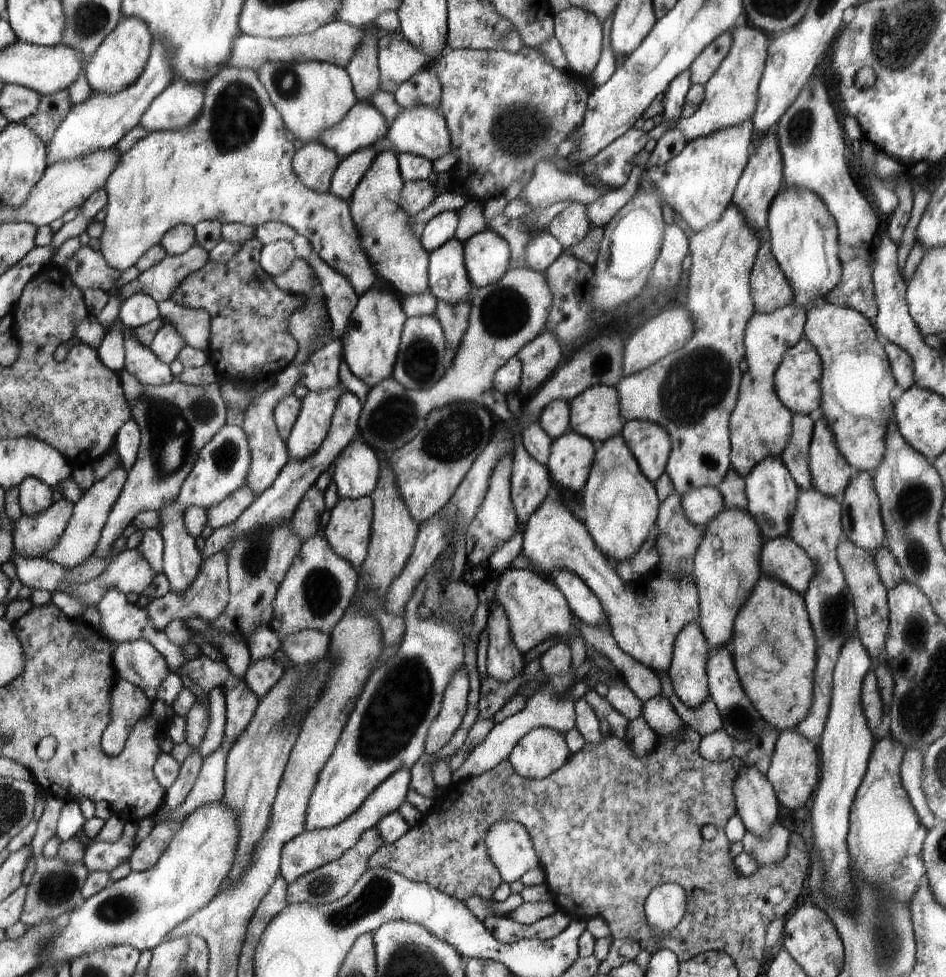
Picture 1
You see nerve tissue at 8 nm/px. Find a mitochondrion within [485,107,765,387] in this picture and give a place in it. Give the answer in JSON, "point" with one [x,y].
{"point":[604,368]}

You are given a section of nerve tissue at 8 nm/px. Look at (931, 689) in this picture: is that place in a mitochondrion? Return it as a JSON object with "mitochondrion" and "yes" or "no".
{"mitochondrion":"yes"}

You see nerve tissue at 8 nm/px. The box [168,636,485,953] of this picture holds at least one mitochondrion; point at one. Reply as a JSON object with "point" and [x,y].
{"point":[404,695]}

